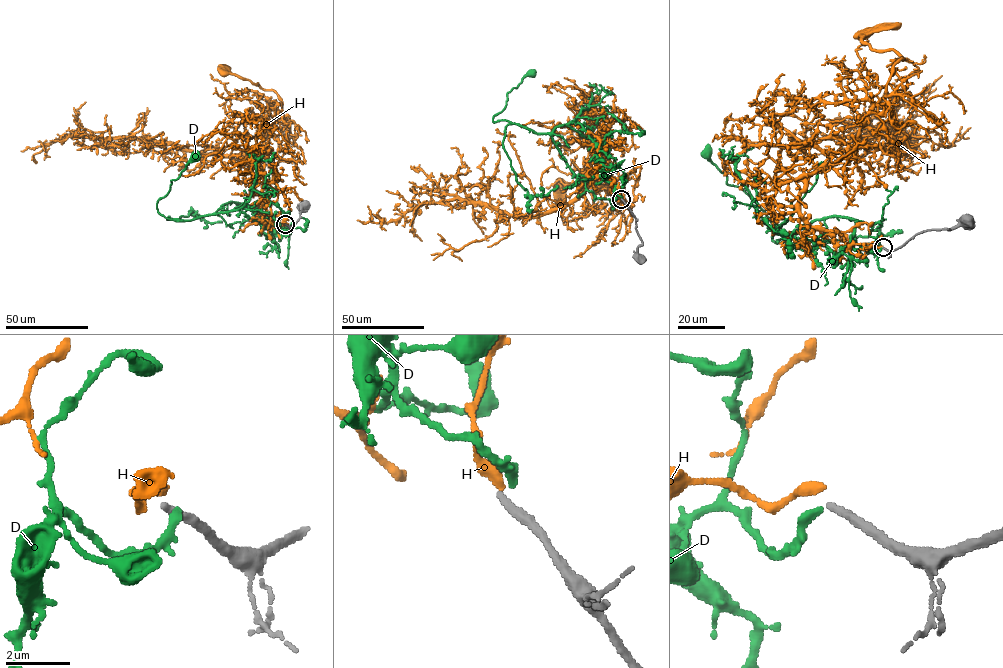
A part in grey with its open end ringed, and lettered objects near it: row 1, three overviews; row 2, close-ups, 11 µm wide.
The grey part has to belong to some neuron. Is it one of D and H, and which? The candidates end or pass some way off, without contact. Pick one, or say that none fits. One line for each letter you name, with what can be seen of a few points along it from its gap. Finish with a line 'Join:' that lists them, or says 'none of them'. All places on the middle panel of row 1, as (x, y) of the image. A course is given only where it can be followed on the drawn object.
Join: none of them

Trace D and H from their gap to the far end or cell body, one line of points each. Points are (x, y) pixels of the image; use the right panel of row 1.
D: (882, 247), (854, 249), (856, 221), (841, 216), (816, 219), (775, 243), (769, 217), (727, 183), (708, 153)
H: (882, 246), (840, 246), (799, 209), (804, 181), (855, 144), (903, 59), (874, 50), (862, 40), (867, 32)

